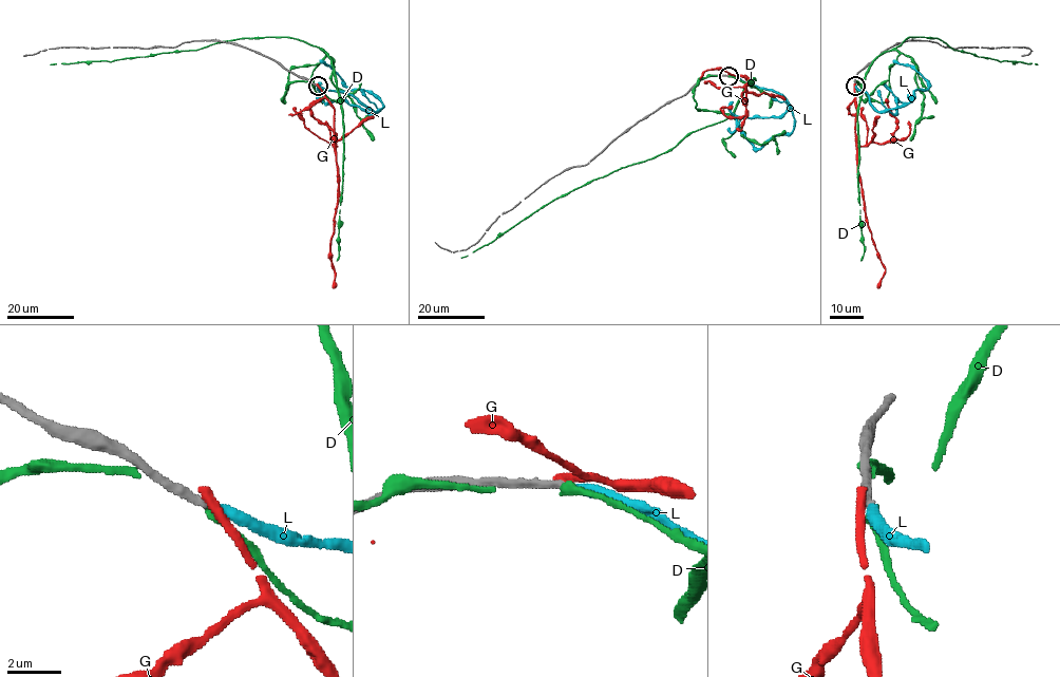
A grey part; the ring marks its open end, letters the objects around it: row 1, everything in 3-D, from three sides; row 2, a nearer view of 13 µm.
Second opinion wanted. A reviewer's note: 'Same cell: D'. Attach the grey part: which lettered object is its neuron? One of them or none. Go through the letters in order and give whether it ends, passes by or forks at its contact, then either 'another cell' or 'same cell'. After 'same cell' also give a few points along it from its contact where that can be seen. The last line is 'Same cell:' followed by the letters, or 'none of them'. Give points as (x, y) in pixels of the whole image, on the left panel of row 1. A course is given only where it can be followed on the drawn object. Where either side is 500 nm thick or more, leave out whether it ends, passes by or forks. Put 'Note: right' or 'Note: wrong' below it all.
D: it ends; another cell
G: it ends; another cell
L: it ends; same cell; course (318, 86), (354, 95), (373, 111), (382, 106), (378, 98), (366, 91), (347, 88), (329, 66), (319, 60)
Same cell: L
Note: wrong

